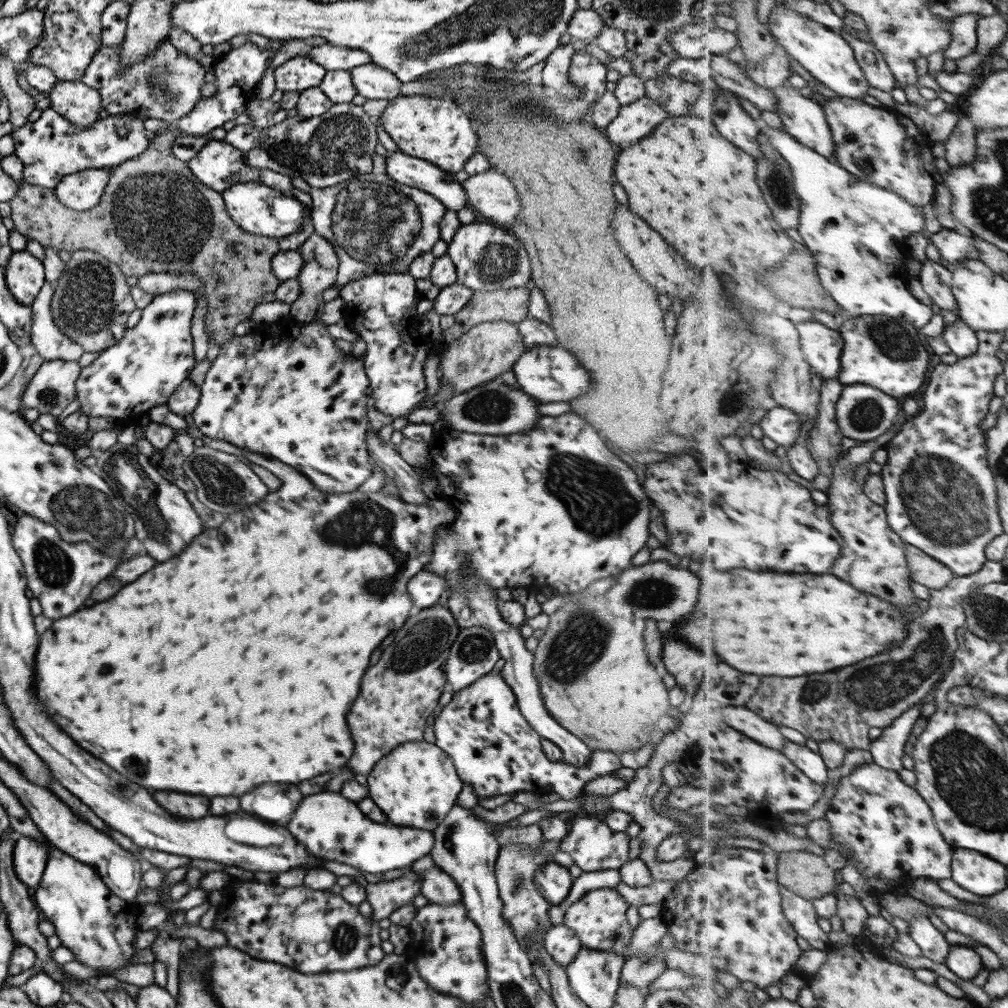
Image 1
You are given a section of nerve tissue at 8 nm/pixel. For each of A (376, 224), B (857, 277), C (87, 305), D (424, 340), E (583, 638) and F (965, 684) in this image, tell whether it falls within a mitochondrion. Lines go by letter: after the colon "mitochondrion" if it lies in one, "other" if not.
A: mitochondrion
B: other
C: mitochondrion
D: other
E: mitochondrion
F: other

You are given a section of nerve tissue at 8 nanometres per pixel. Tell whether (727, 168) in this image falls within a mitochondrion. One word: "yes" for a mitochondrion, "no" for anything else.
no

